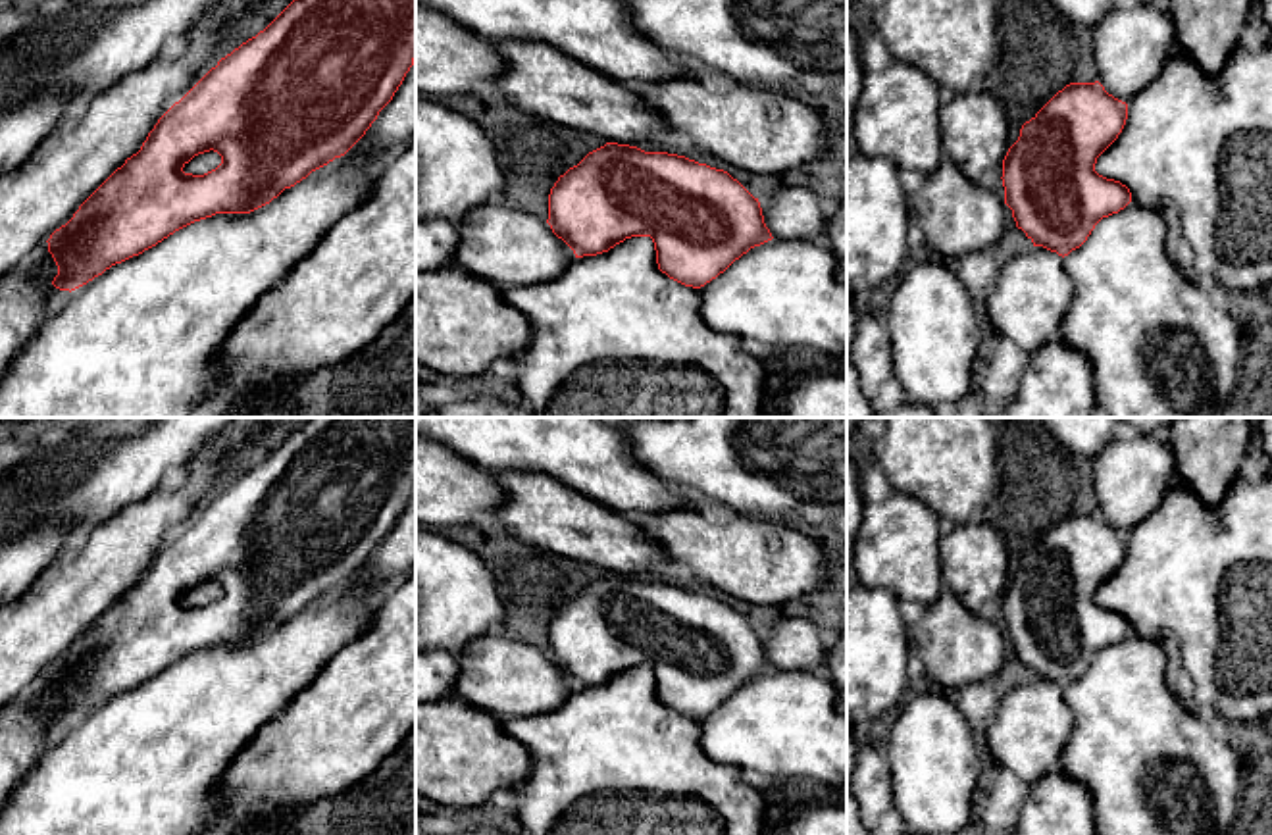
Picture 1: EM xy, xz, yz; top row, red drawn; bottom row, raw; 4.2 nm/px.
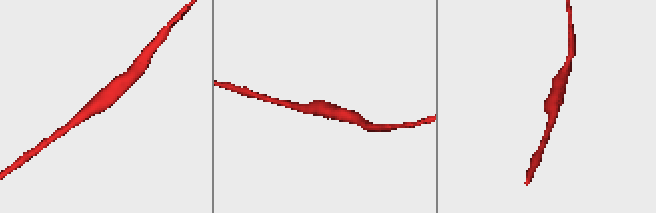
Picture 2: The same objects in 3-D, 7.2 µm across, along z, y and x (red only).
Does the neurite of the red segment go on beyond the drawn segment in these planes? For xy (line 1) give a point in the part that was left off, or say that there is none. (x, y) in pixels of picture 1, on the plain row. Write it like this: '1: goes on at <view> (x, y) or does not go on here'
1: does not go on here

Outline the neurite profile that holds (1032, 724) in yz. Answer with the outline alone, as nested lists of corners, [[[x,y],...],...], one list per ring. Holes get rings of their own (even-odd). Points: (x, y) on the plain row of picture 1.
[[[1033,677],[999,695],[987,748],[1001,768],[1014,772],[1028,787],[1060,768],[1072,733],[1072,714],[1062,693],[1056,683]]]

